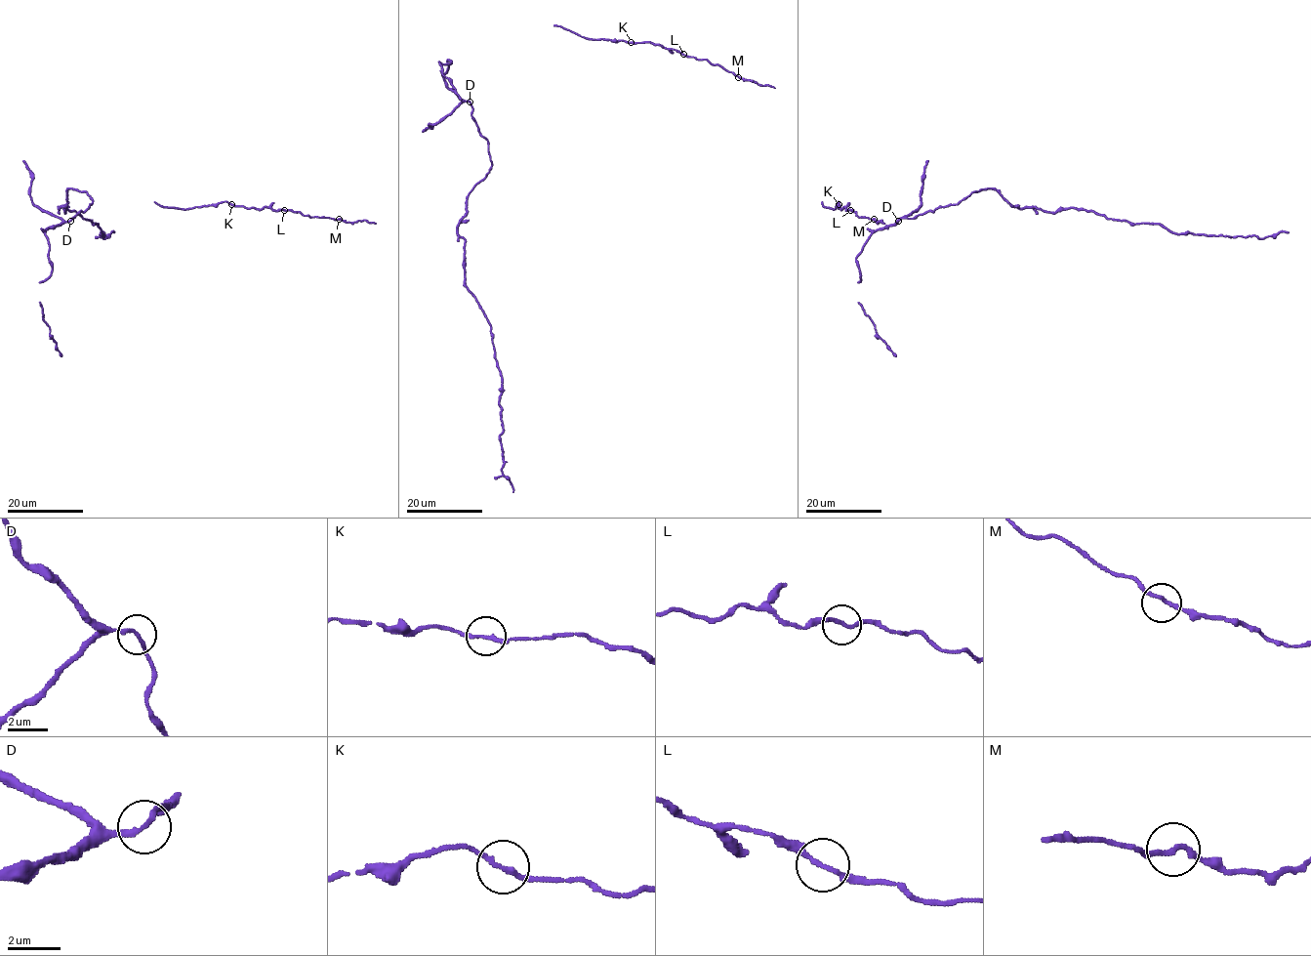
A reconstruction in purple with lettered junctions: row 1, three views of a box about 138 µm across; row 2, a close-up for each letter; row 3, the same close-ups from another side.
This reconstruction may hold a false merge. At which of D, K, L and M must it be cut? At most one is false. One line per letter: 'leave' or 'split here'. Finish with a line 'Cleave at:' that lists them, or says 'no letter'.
D: leave
K: leave
L: leave
M: leave
Cleave at: no letter

